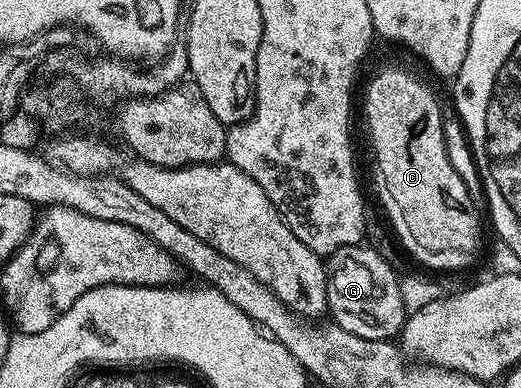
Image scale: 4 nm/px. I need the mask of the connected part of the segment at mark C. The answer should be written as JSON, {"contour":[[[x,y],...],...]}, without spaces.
{"contour":[[[380,70],[369,80],[368,91],[364,94],[364,118],[368,121],[372,154],[380,173],[380,202],[388,213],[393,232],[400,237],[409,256],[432,270],[466,269],[480,250],[480,218],[463,176],[456,171],[448,155],[444,118],[431,88],[423,86],[414,75],[404,70]]]}

